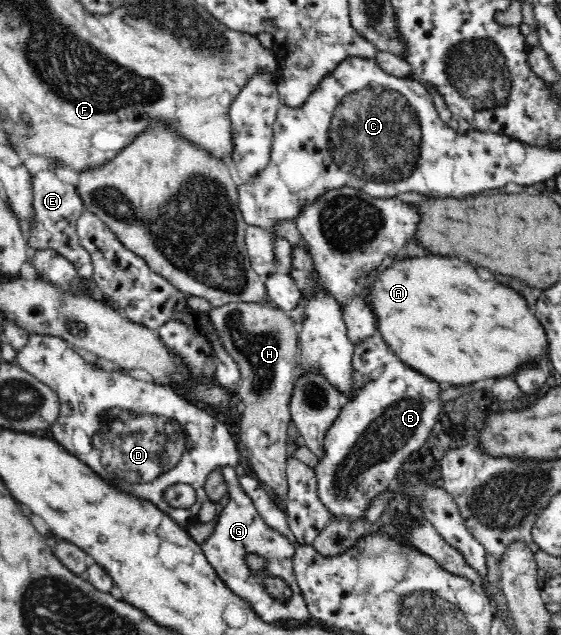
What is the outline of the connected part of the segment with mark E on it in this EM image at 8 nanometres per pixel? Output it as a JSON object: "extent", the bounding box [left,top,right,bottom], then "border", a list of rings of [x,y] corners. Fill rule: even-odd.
{"extent":[26,169,93,278],"border":[[[42,169],[30,176],[30,185],[32,185],[32,218],[28,220],[30,226],[26,237],[30,250],[52,249],[74,265],[80,278],[91,278],[93,276],[91,254],[80,244],[76,230],[77,220],[85,210],[80,195],[76,193],[76,187],[60,180],[49,169]]]}

